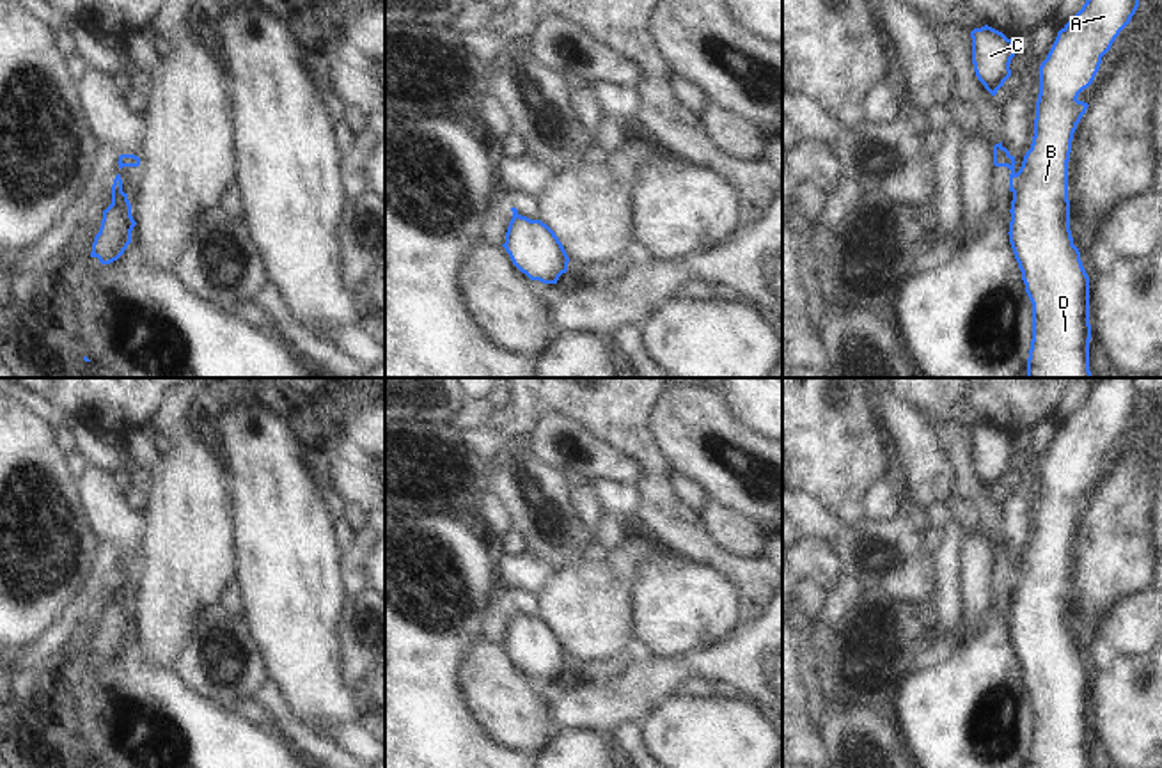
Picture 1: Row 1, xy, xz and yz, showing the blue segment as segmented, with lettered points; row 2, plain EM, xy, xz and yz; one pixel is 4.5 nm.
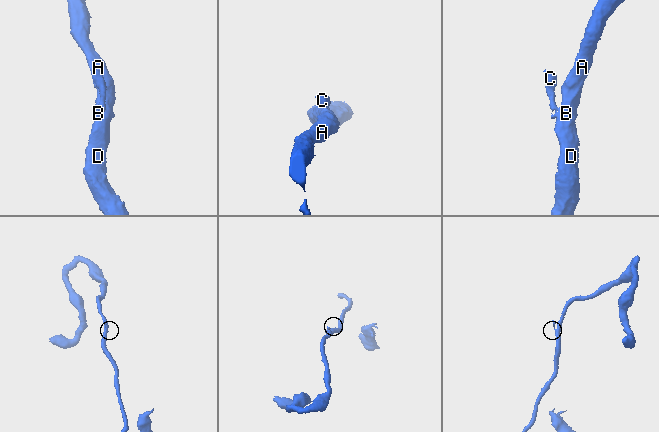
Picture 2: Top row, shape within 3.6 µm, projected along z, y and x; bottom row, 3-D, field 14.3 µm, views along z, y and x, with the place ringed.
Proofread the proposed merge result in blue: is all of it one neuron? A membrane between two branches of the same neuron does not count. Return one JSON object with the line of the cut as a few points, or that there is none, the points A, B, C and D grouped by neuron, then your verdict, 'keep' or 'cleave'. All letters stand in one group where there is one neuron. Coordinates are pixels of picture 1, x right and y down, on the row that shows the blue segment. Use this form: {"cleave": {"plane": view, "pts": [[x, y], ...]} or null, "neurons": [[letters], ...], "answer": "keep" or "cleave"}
{"cleave": {"plane": "yz", "pts": [[1015, 174], [1013, 192]]}, "neurons": [["A", "B", "D"], ["C"]], "answer": "cleave"}

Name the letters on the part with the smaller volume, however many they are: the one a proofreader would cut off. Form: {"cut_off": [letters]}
{"cut_off": ["C"]}

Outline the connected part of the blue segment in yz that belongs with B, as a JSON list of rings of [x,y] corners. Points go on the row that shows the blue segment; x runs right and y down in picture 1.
[[[1086,0],[1057,32],[1040,66],[1034,137],[1015,174],[1009,243],[1032,303],[1032,341],[1027,378],[1091,378],[1089,371],[1089,277],[1070,231],[1068,161],[1072,140],[1087,110],[1079,94],[1087,89],[1119,32],[1130,23],[1139,0]]]

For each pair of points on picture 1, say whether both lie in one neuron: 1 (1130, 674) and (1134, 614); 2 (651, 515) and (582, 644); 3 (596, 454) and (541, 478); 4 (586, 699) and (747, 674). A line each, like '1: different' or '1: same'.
1: different
2: different
3: different
4: same

